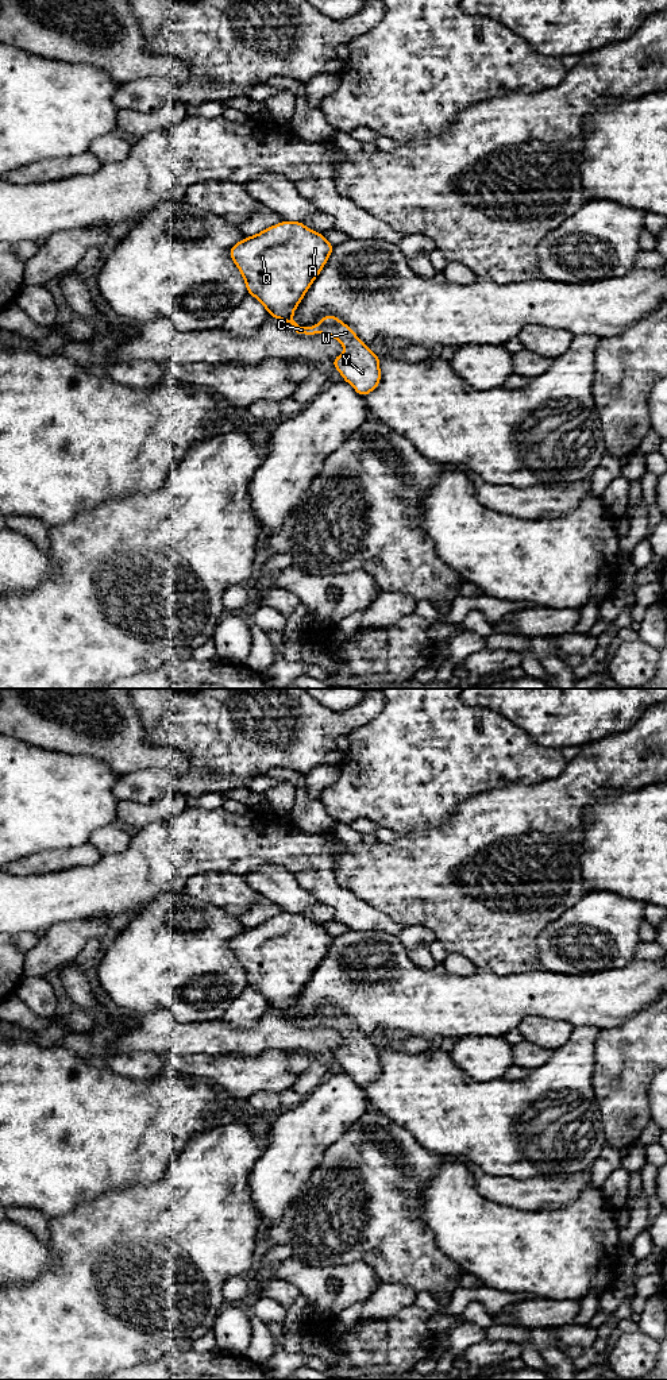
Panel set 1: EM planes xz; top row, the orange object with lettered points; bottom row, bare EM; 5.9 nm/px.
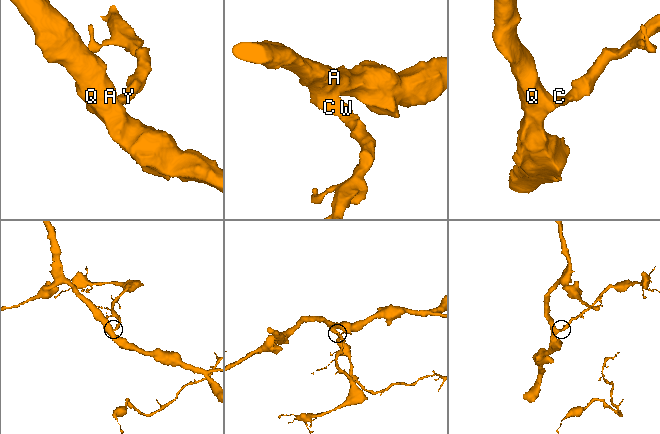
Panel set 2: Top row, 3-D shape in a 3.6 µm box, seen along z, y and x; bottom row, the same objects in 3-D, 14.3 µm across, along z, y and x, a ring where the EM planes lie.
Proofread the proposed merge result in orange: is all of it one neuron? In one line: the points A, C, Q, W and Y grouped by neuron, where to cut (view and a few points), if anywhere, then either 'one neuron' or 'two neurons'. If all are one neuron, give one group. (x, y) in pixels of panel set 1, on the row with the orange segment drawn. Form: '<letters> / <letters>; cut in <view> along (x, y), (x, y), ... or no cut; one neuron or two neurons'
A C Q W Y; no cut; one neuron

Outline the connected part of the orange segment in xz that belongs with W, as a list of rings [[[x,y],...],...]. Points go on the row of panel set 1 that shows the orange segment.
[[[284,220],[236,243],[230,248],[230,257],[242,273],[248,294],[257,297],[270,316],[292,324],[300,335],[323,332],[343,344],[347,352],[338,355],[332,366],[365,397],[379,385],[379,356],[332,315],[321,317],[316,327],[300,327],[292,319],[332,250],[323,234],[301,221]]]

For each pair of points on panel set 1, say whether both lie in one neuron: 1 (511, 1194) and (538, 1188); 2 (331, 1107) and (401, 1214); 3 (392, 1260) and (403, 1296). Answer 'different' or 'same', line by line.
1: same
2: different
3: different

